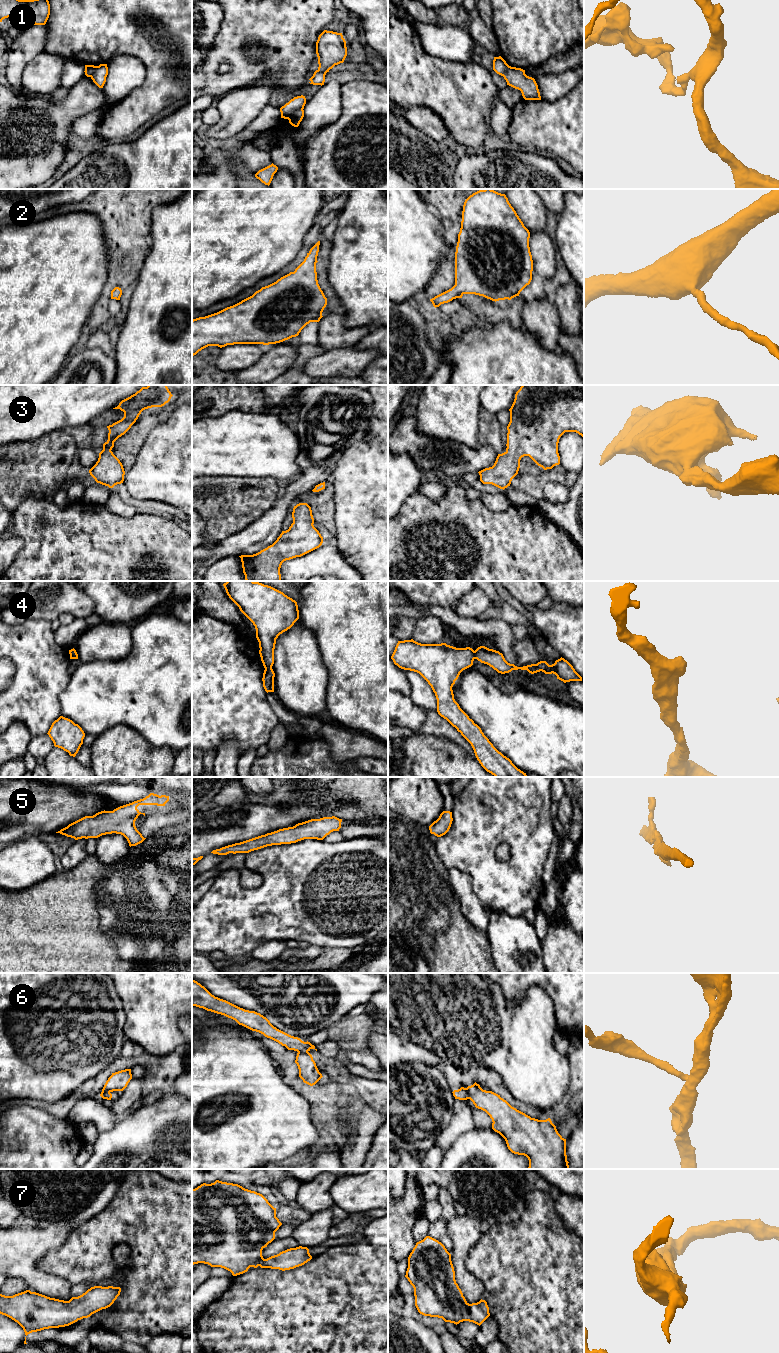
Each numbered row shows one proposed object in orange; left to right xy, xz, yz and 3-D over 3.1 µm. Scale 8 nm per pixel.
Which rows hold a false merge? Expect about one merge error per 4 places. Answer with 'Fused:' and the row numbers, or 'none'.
Fused: 1, 4, 6

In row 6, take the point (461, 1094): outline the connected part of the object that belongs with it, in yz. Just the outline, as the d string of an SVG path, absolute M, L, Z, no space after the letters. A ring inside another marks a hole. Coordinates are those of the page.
M461 1087L458 1090L454 1090L452 1093L453 1093L453 1096L455 1097L455 1099L459 1099L459 1100L468 1099L468 1092L467 1092L466 1088L464 1088L464 1087Z

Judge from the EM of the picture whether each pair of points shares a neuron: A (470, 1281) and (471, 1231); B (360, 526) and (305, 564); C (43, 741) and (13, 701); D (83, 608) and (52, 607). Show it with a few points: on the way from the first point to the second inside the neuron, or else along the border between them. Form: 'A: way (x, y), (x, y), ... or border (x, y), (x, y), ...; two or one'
A: way (460, 1269), (460, 1248), (462, 1243); one
B: border (335, 546), (350, 564); two
C: border (46, 733), (32, 736); two
D: way (75, 606), (60, 606); one

